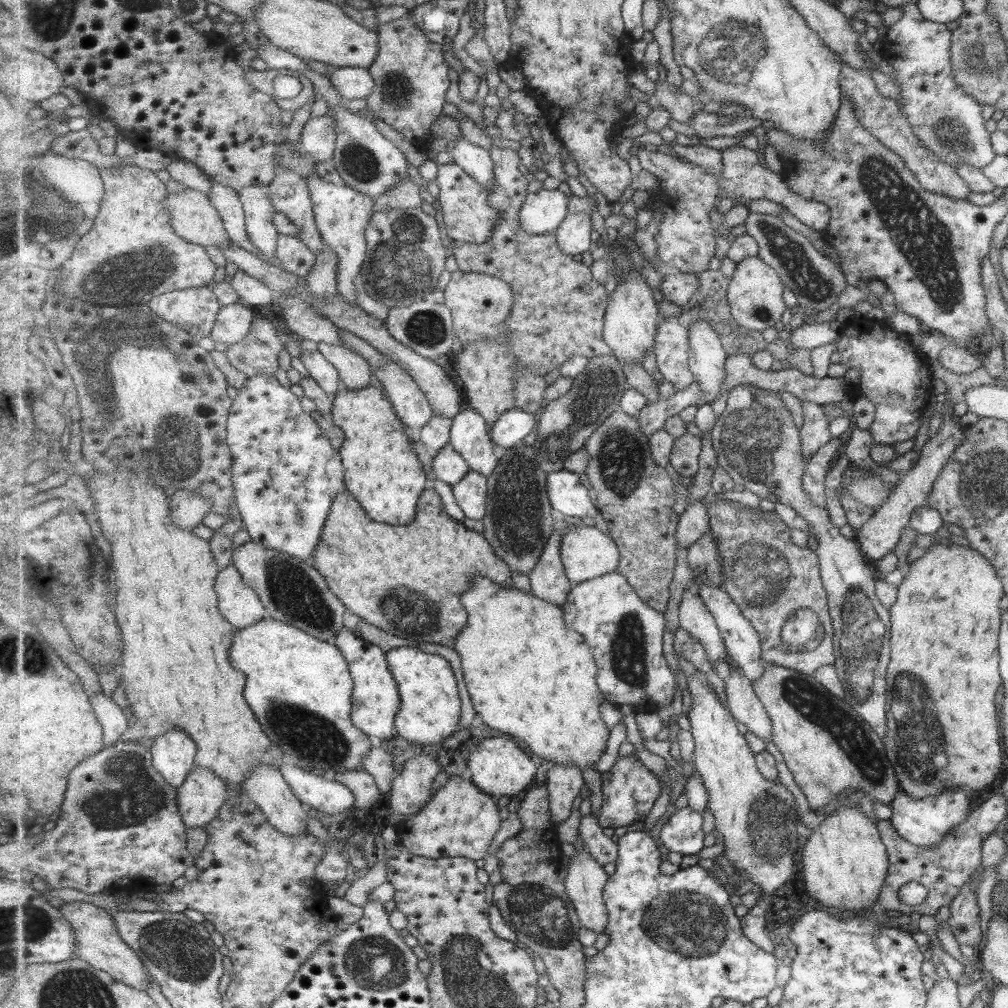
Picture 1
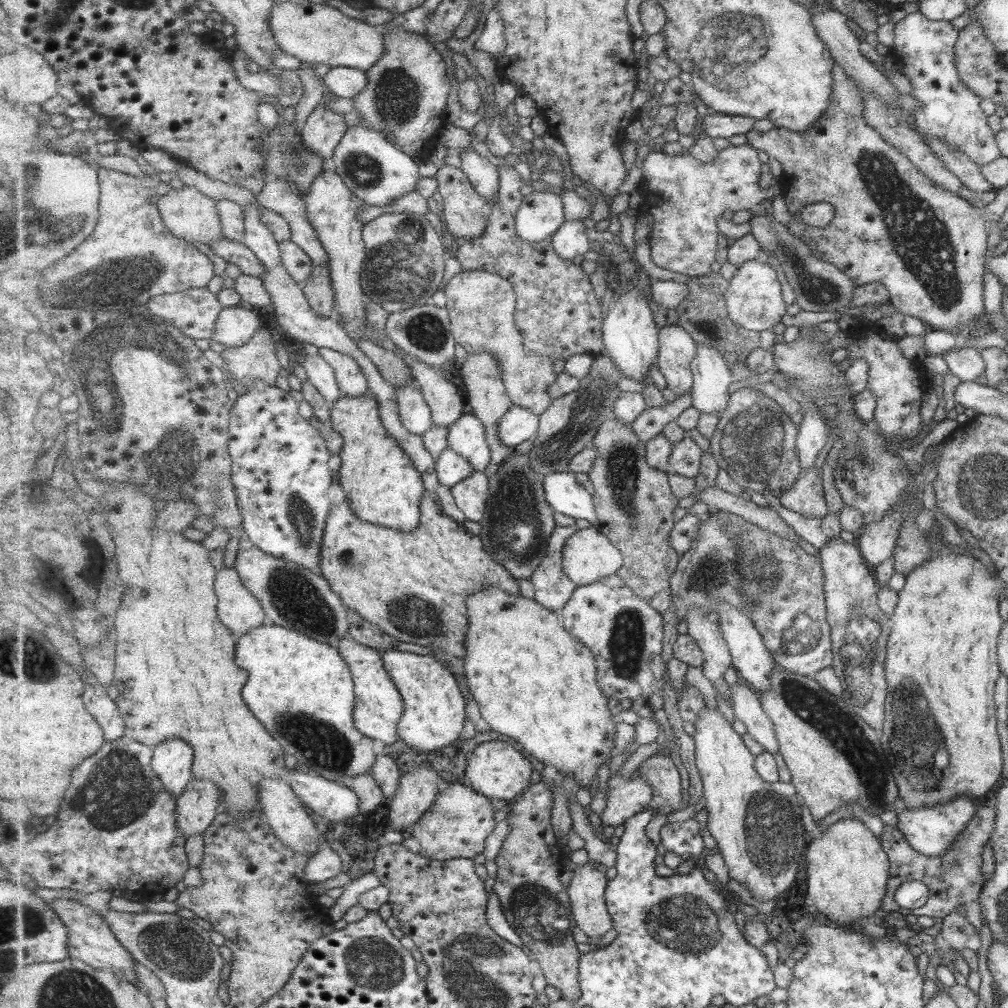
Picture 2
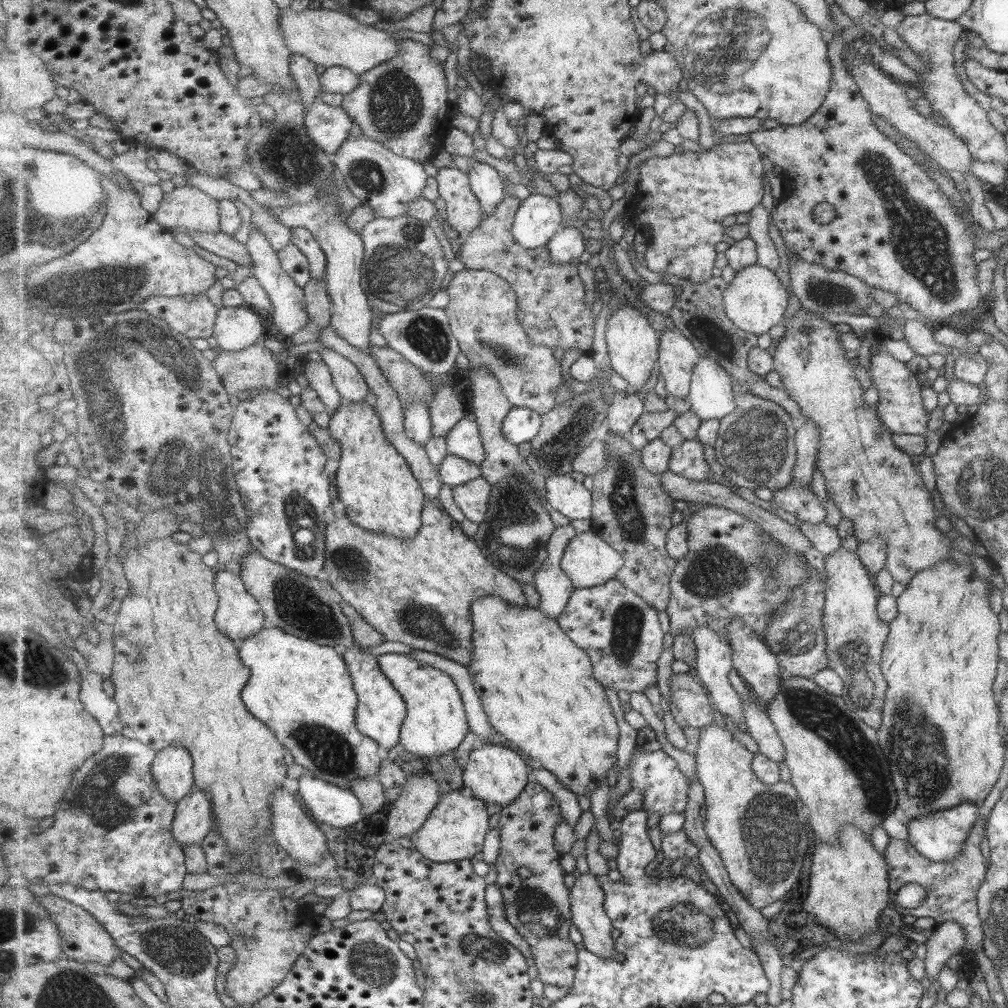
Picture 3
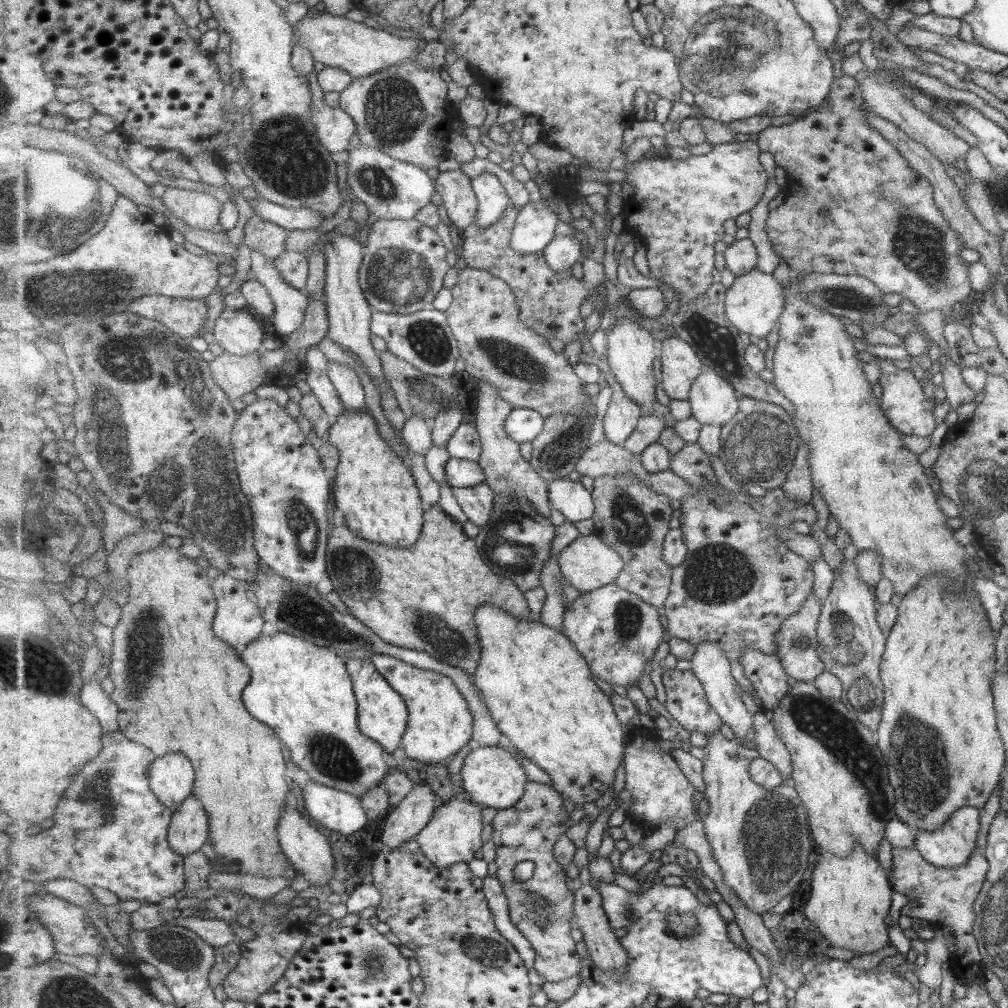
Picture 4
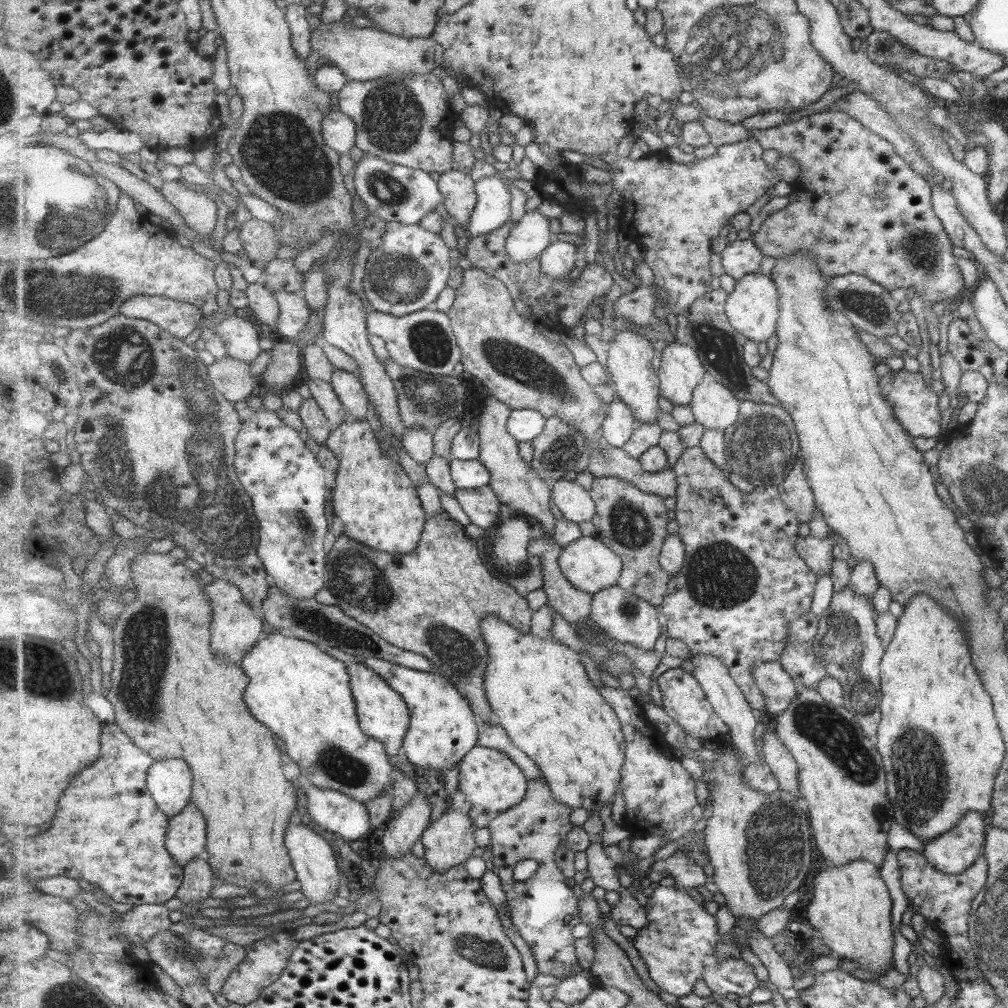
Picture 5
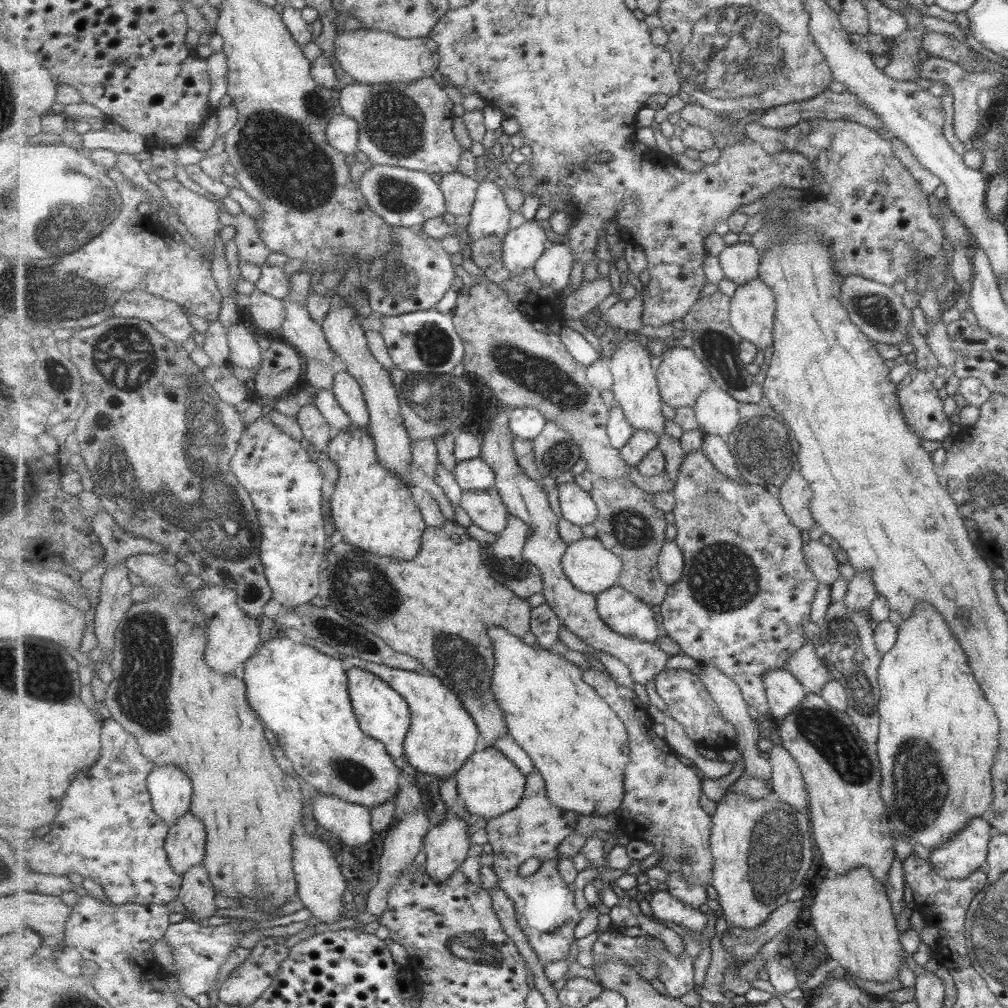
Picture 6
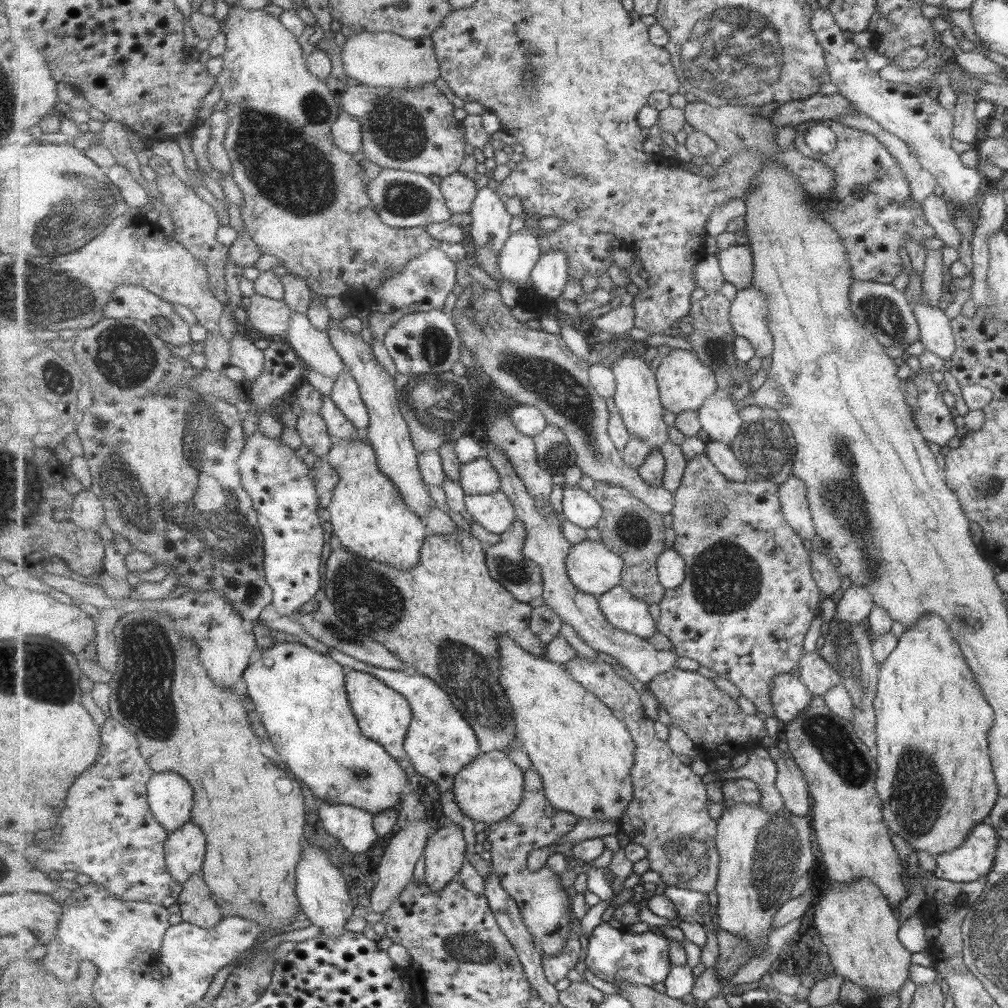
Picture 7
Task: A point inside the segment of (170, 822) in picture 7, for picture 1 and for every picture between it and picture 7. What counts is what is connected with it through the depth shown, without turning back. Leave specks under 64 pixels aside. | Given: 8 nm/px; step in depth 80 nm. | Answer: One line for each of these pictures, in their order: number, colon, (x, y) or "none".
1: (174, 754)
2: (173, 761)
3: (173, 769)
4: (172, 777)
5: (171, 783)
6: (171, 788)

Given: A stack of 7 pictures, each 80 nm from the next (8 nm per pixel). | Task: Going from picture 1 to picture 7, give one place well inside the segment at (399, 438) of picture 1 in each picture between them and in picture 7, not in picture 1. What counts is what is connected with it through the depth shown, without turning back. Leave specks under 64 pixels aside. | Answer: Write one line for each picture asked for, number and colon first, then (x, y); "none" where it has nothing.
2: (382, 483)
3: (380, 493)
4: (377, 493)
5: (373, 497)
6: (373, 509)
7: (369, 516)

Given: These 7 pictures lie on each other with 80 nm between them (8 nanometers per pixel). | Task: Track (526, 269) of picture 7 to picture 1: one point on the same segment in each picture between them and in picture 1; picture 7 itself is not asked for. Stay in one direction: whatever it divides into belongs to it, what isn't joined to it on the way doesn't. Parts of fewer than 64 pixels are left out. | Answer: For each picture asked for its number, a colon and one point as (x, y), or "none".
1: (544, 211)
2: (541, 215)
3: (539, 218)
4: (535, 227)
5: (530, 237)
6: (524, 246)

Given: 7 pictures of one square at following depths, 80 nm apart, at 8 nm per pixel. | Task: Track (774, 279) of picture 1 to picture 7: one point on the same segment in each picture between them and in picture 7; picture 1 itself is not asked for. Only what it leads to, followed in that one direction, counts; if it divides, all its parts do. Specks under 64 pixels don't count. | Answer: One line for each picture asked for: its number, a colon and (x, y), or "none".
2: (755, 300)
3: (756, 300)
4: (754, 303)
5: (753, 307)
6: (754, 306)
7: (749, 313)

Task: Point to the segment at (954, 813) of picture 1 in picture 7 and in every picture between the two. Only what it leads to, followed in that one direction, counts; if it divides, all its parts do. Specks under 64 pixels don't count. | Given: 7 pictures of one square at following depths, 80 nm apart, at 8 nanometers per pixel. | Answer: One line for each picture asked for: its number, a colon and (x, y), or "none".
2: (930, 830)
3: (939, 836)
4: (949, 847)
5: (952, 853)
6: (960, 857)
7: (973, 859)

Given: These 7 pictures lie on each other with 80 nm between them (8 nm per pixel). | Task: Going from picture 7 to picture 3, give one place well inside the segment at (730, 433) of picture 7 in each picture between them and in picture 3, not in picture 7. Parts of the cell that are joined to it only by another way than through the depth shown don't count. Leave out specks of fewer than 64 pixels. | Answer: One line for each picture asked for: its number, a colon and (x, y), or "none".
3: (712, 397)
4: (713, 400)
5: (714, 406)
6: (717, 412)

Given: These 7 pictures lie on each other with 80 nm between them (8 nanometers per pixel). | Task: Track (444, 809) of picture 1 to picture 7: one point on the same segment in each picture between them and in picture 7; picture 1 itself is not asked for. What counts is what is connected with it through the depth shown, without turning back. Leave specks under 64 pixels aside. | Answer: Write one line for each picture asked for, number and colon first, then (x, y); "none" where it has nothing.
2: (457, 825)
3: (456, 830)
4: (455, 833)
5: (450, 840)
6: (447, 845)
7: (445, 857)

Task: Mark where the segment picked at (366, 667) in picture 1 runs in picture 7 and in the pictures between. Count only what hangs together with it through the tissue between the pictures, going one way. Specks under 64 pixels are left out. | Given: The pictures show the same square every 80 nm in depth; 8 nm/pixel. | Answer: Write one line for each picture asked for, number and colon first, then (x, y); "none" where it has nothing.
2: (380, 707)
3: (382, 710)
4: (383, 714)
5: (383, 713)
6: (383, 713)
7: (384, 715)

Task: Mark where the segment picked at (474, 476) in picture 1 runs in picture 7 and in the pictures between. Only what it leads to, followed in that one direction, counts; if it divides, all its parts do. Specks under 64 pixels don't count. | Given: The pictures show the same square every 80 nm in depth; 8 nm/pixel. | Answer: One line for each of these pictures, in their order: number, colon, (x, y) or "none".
2: (471, 494)
3: (474, 497)
4: (478, 502)
5: (483, 506)
6: (488, 510)
7: (495, 512)

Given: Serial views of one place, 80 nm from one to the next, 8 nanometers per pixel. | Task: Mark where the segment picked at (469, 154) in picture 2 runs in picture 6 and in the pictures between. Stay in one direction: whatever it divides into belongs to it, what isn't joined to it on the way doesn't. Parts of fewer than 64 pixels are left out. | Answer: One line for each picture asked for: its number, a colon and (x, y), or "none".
3: (488, 184)
4: (493, 198)
5: (493, 210)
6: (491, 216)

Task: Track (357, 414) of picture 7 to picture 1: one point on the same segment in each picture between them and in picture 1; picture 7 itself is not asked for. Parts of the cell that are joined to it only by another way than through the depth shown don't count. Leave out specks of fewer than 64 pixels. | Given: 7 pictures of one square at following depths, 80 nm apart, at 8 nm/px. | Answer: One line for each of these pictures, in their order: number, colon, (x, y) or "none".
1: (356, 372)
2: (351, 380)
3: (350, 381)
4: (349, 387)
5: (355, 400)
6: (349, 393)

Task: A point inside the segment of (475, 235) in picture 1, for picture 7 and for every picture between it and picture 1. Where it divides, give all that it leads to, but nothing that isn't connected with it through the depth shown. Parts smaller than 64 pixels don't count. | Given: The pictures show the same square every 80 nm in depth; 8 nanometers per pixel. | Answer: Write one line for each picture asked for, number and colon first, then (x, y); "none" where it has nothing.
2: (465, 211)
3: (464, 213)
4: (460, 200)
5: (459, 189)
6: (460, 192)
7: (460, 191)

